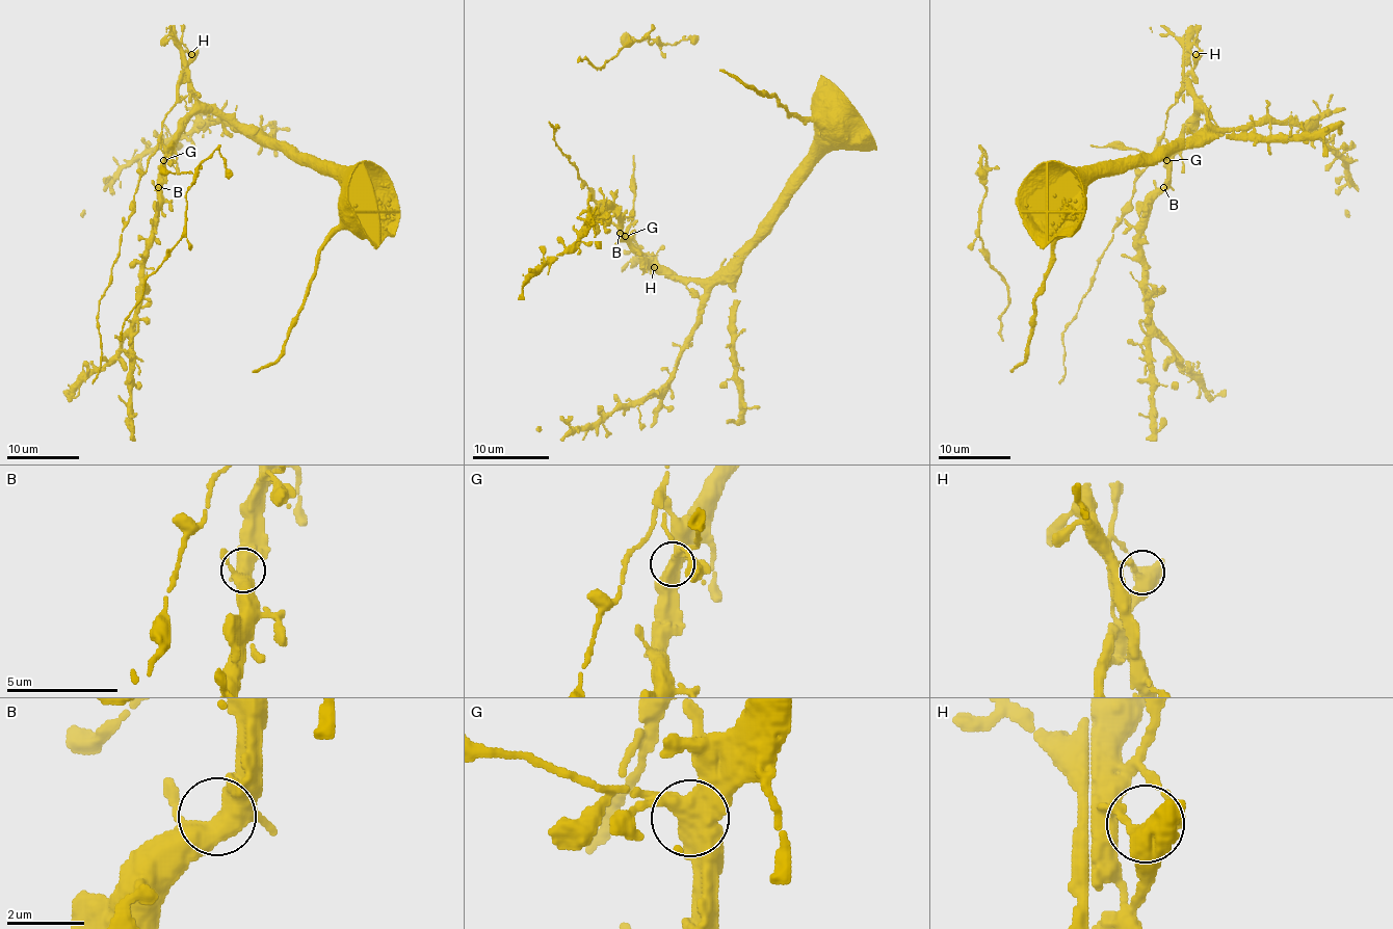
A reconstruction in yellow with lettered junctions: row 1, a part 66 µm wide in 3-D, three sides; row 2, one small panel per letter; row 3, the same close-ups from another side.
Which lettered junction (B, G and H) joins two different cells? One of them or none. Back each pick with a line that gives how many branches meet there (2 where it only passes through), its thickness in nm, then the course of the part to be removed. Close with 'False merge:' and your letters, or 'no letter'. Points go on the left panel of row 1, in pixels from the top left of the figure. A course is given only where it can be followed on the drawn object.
False merge: no letter

